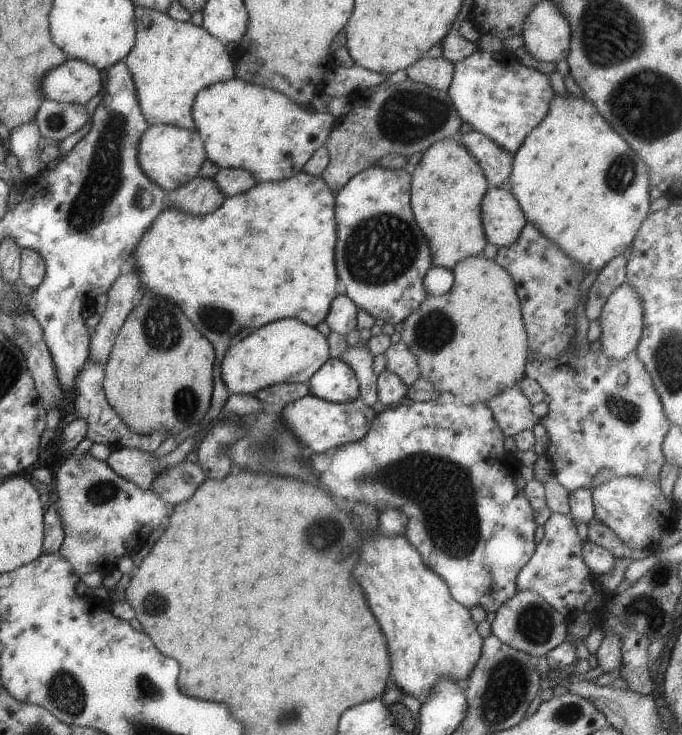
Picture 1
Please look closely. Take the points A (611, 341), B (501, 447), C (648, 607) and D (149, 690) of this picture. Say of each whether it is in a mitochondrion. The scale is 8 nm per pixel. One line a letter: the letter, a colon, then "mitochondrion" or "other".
A: other
B: other
C: mitochondrion
D: mitochondrion

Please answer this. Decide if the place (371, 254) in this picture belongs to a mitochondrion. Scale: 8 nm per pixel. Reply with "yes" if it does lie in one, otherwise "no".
yes

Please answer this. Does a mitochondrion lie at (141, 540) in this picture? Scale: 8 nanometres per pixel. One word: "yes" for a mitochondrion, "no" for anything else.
no

